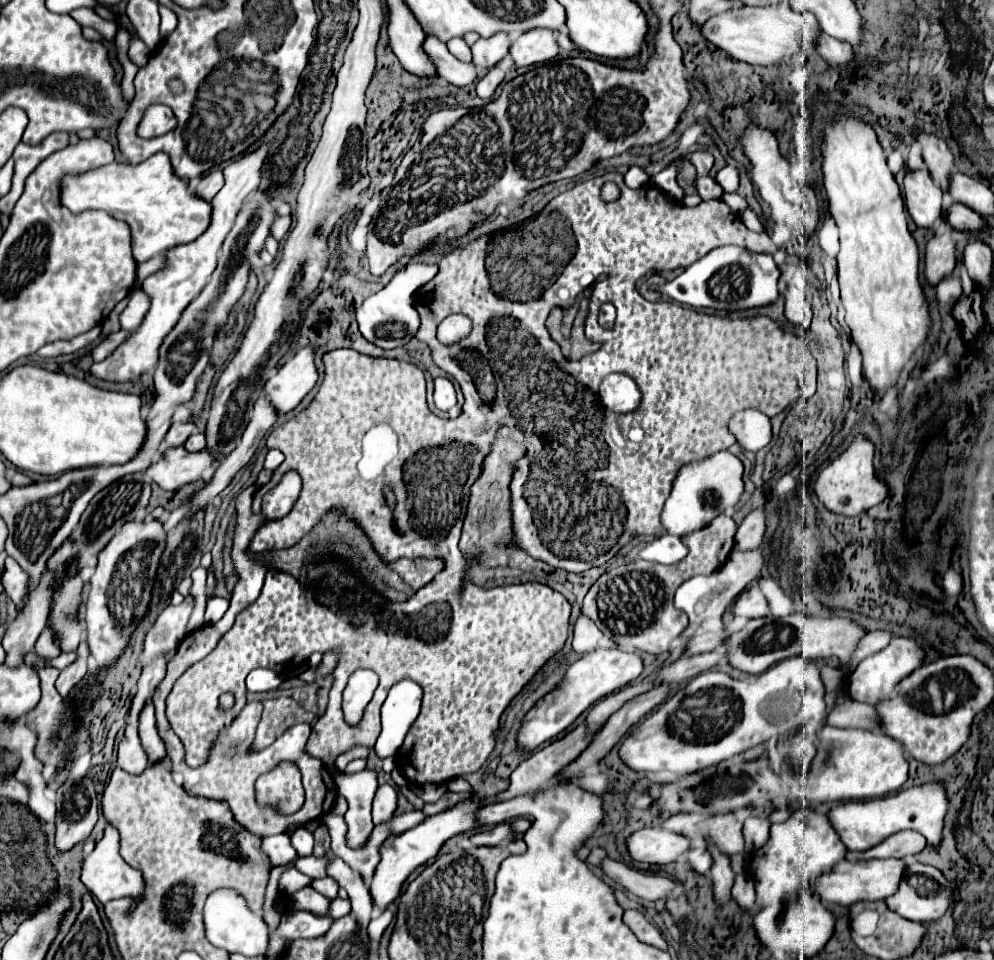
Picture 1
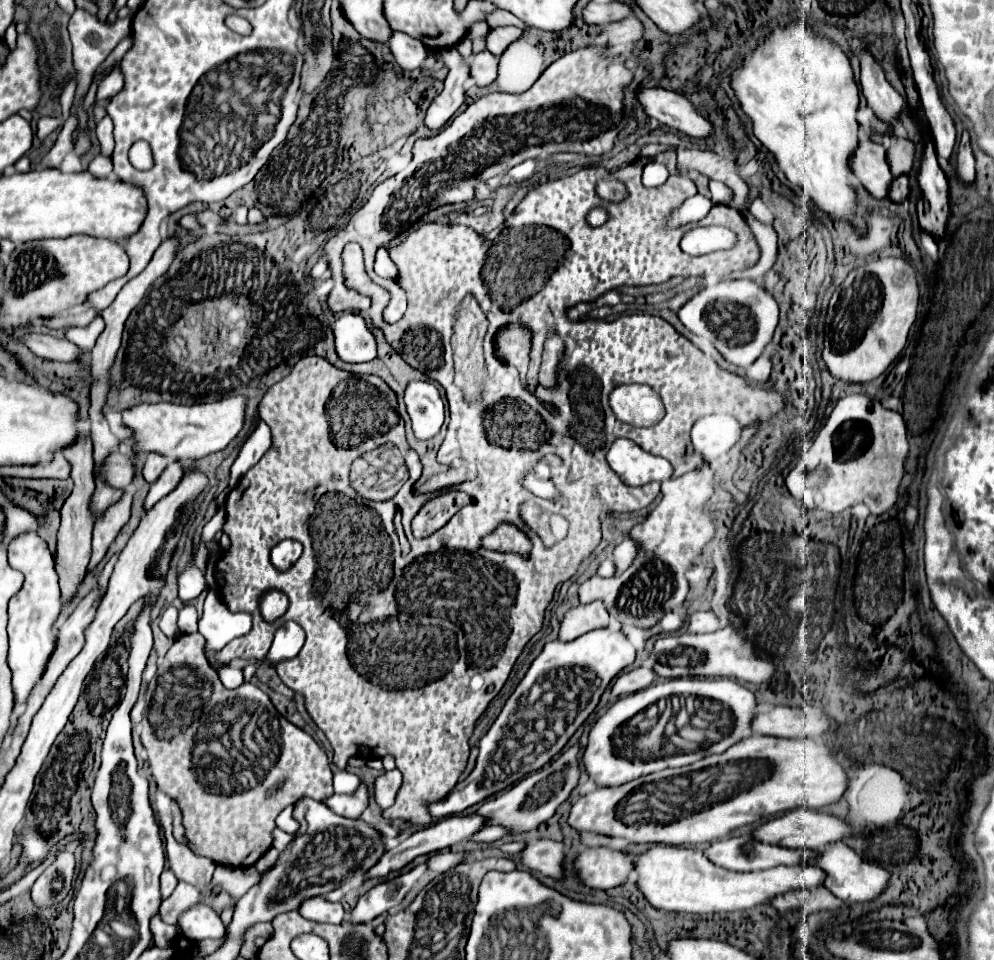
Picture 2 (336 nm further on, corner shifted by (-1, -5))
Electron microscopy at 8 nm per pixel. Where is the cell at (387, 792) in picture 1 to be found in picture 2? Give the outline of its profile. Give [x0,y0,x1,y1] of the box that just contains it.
[324,781,370,818]

